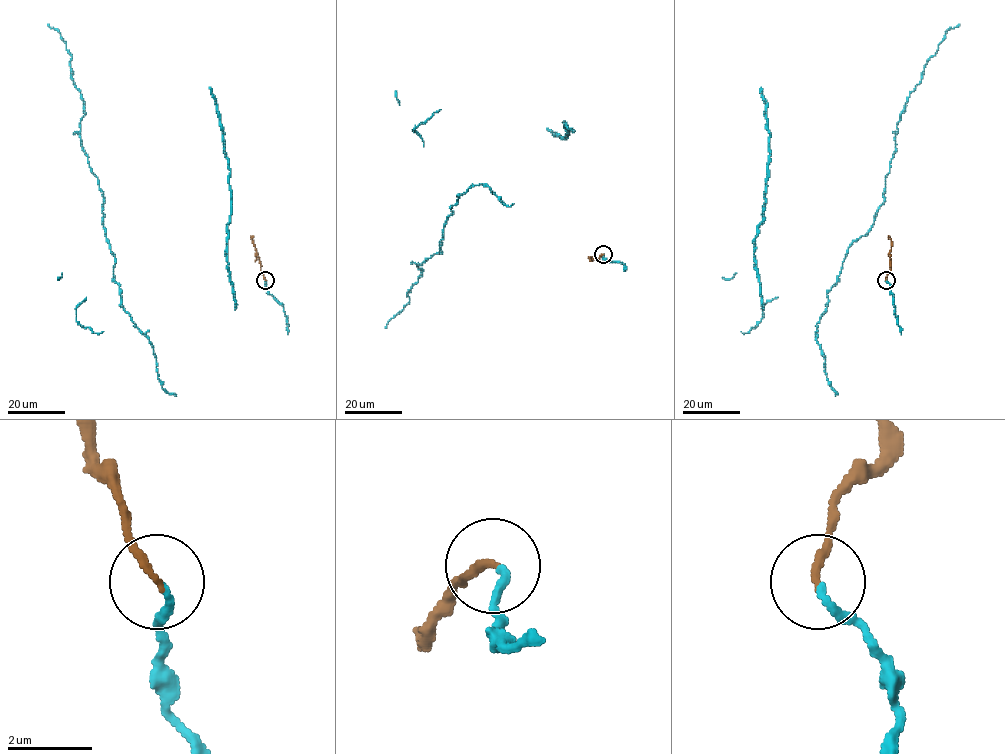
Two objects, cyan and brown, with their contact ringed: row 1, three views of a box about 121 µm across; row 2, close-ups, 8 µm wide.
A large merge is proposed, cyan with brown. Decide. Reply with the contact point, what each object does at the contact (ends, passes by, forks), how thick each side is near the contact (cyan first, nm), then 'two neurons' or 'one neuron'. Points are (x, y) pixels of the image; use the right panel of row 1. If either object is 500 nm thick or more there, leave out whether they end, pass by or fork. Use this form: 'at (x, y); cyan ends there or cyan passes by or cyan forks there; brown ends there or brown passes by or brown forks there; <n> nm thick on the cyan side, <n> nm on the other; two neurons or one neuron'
at (886, 280); cyan ends there; brown ends there; 190 nm thick on the cyan side, 180 nm on the other; one neuron

